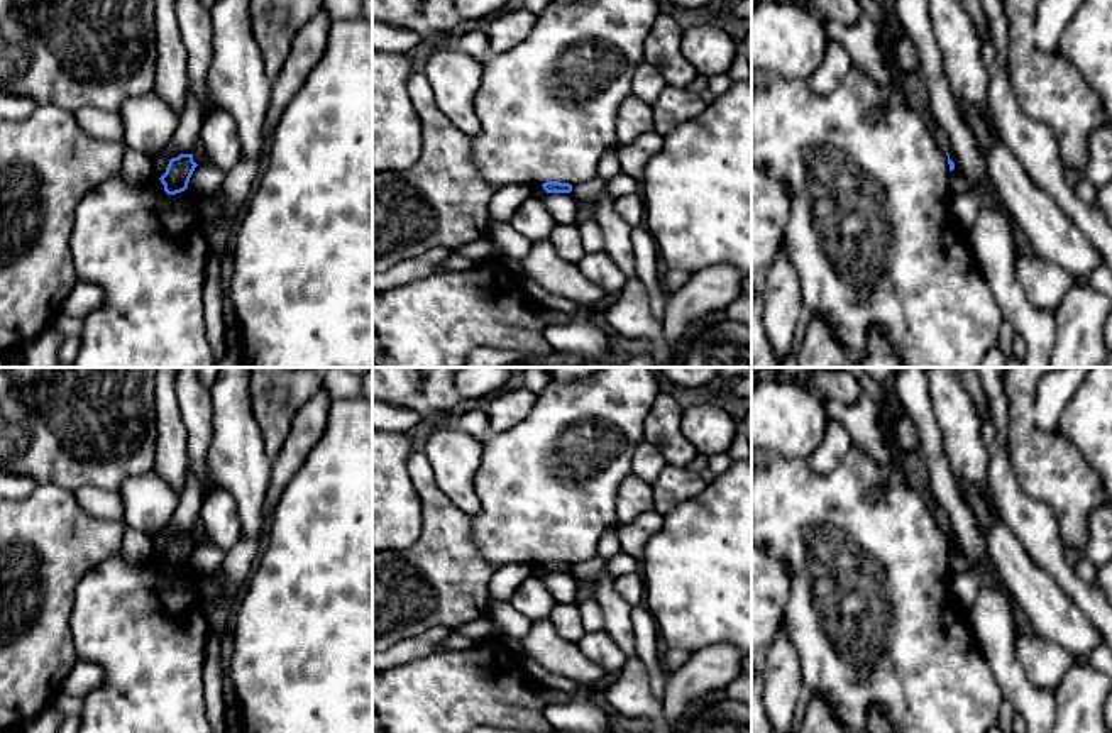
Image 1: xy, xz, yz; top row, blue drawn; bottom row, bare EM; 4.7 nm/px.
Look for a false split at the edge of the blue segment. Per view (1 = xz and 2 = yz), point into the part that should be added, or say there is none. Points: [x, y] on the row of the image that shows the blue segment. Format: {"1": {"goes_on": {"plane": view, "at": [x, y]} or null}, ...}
{"1": {"goes_on": null}, "2": {"goes_on": null}}

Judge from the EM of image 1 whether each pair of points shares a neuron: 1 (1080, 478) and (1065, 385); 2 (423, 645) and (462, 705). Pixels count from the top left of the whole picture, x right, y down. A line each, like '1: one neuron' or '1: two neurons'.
1: two neurons
2: two neurons

